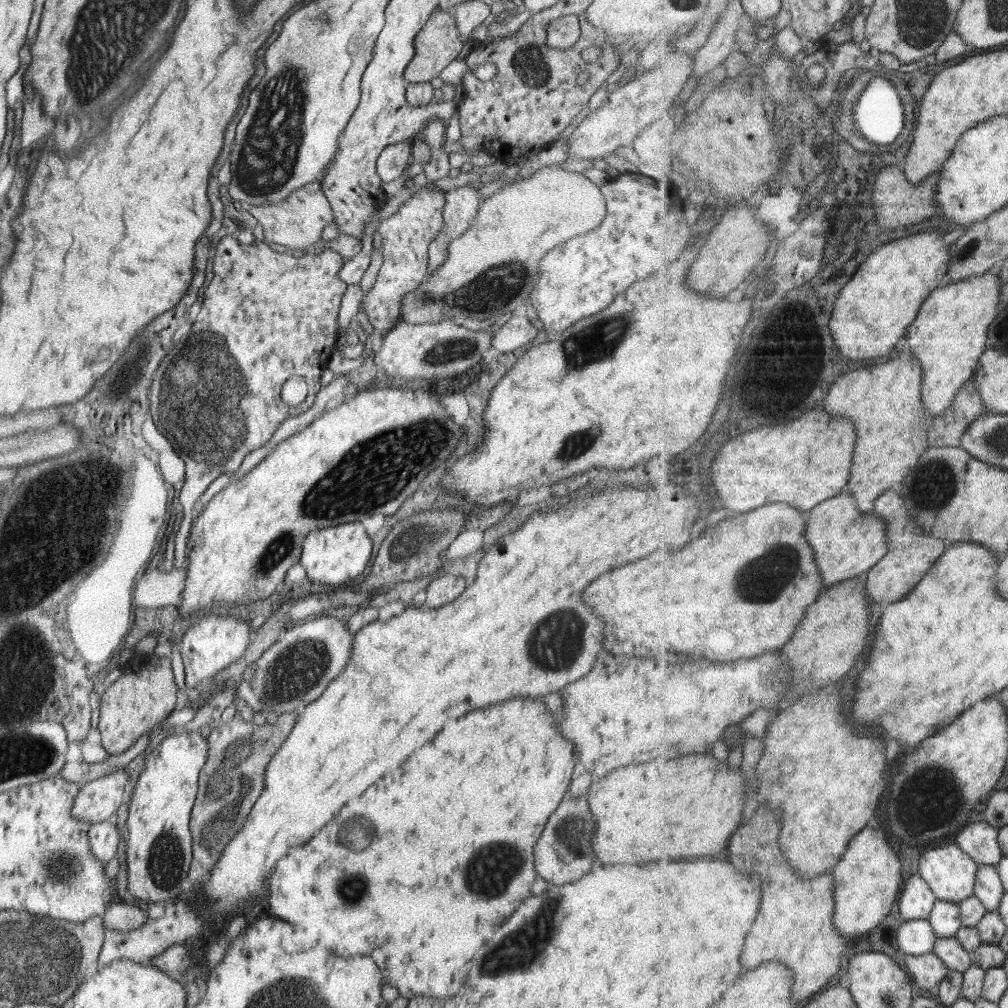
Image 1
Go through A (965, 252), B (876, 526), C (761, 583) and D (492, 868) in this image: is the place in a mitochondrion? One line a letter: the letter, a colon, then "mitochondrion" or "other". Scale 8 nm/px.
A: mitochondrion
B: other
C: mitochondrion
D: mitochondrion

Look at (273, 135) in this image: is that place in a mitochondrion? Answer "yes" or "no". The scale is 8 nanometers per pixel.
yes

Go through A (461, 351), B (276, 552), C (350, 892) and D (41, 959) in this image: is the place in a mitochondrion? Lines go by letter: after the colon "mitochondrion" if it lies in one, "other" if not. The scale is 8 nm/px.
A: mitochondrion
B: mitochondrion
C: mitochondrion
D: mitochondrion

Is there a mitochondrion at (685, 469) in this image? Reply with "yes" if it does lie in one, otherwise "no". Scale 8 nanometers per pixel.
no

